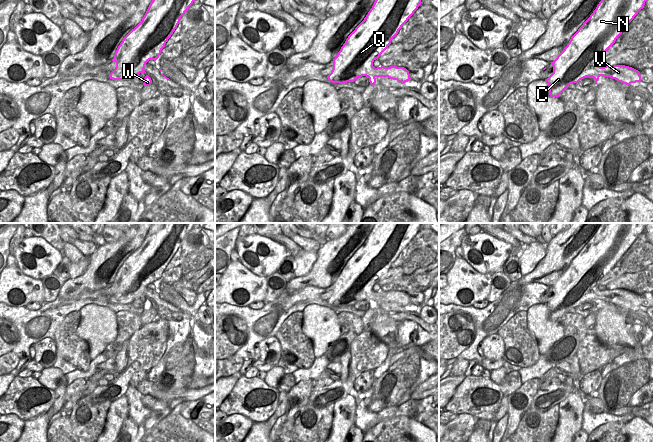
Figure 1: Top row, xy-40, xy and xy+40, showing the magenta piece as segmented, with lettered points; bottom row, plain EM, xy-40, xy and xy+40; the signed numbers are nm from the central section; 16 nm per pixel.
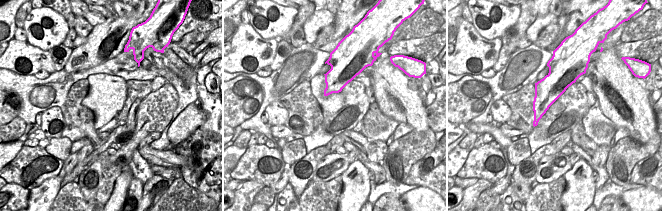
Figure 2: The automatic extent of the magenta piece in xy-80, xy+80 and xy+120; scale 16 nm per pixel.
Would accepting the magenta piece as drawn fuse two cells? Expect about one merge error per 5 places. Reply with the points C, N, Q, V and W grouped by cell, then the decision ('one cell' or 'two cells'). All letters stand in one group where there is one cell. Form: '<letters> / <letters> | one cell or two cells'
C N Q V W | one cell

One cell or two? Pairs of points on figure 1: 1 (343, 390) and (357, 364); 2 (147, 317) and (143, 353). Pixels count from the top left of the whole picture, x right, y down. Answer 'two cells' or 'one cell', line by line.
1: one cell
2: two cells

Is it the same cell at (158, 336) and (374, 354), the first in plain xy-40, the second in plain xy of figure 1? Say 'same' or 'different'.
same

